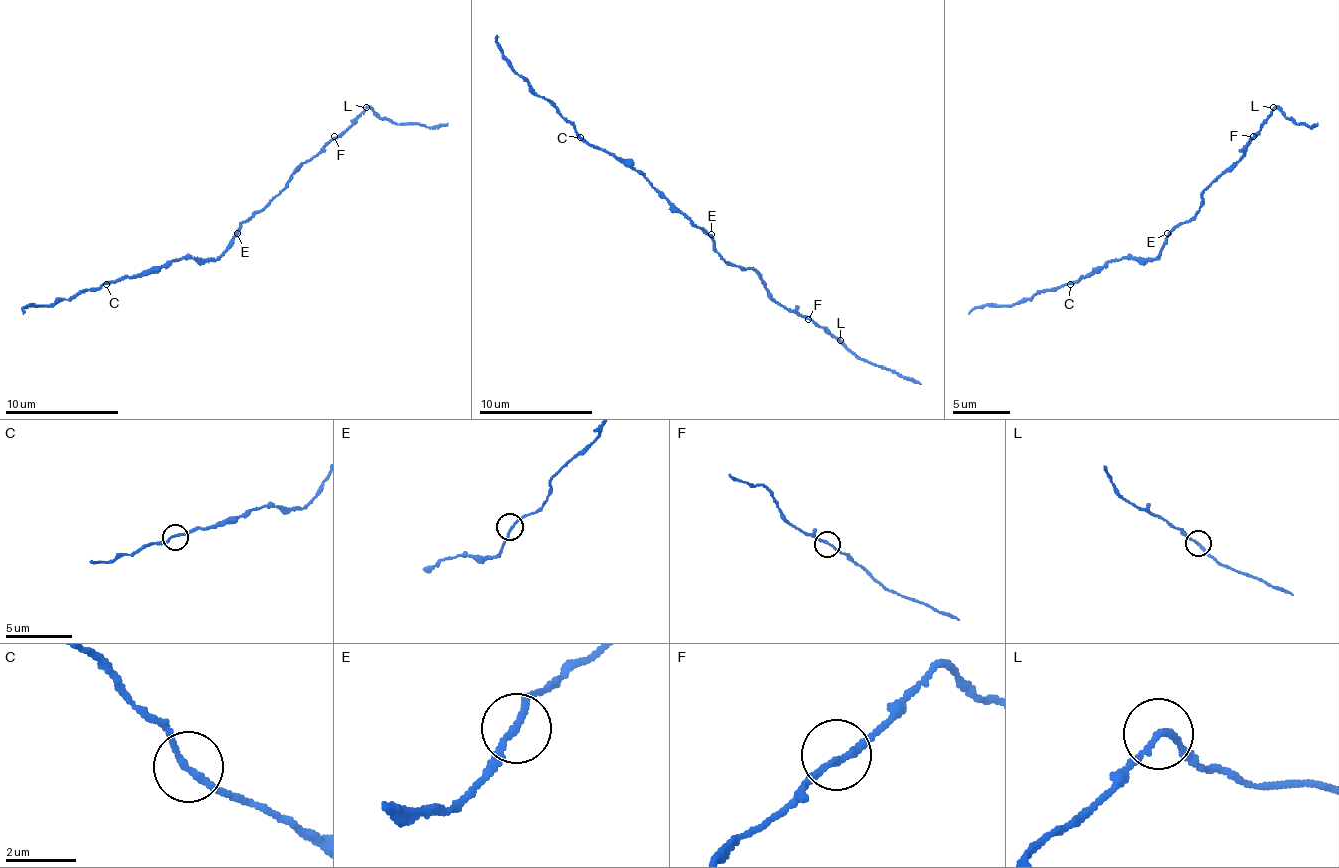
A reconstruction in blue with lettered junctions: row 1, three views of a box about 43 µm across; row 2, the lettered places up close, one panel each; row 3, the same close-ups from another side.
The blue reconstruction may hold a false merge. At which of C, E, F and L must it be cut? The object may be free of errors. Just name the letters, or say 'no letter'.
no letter

